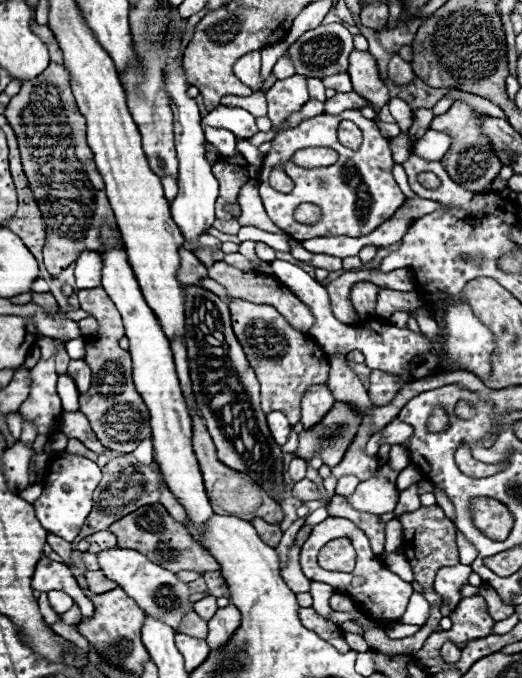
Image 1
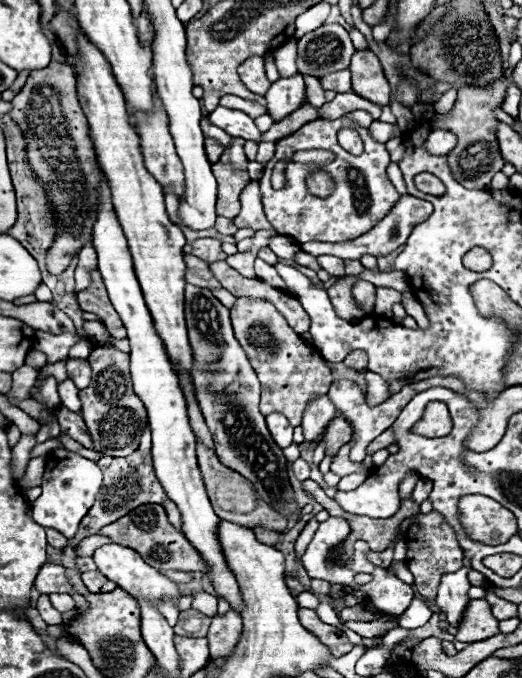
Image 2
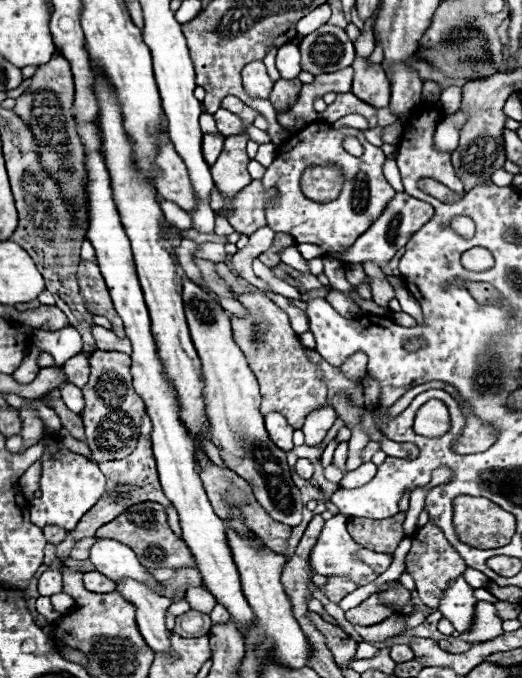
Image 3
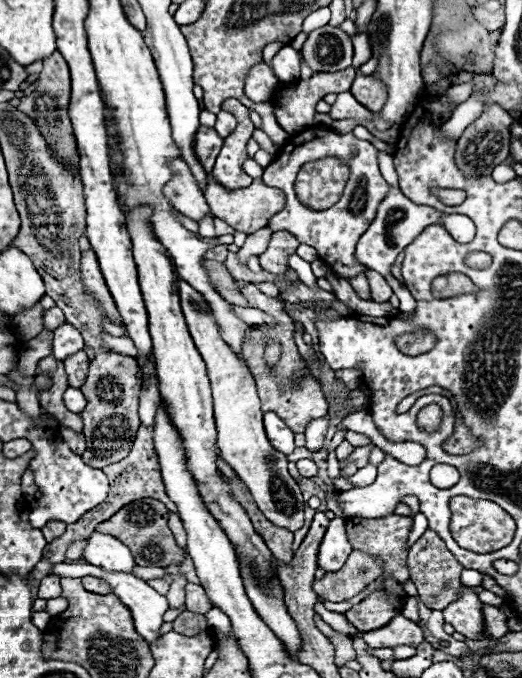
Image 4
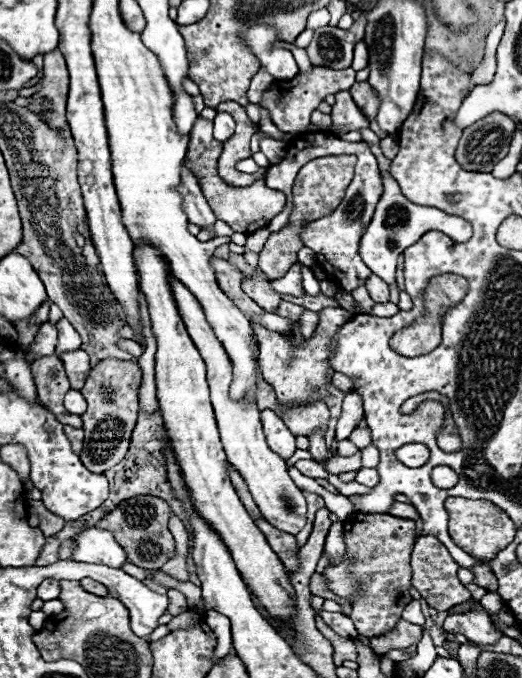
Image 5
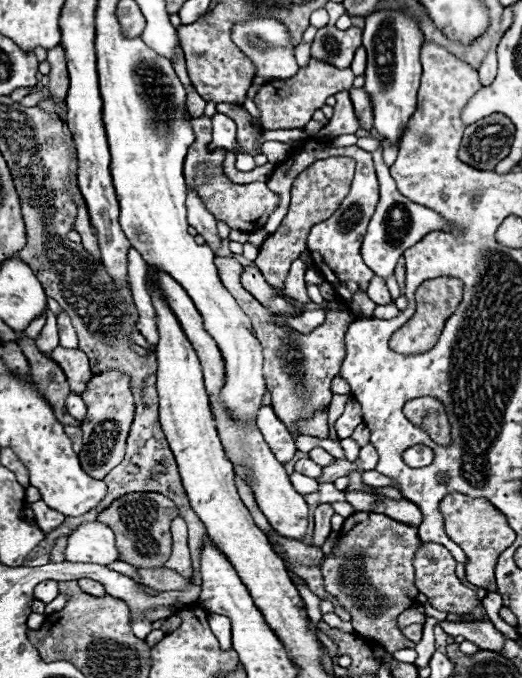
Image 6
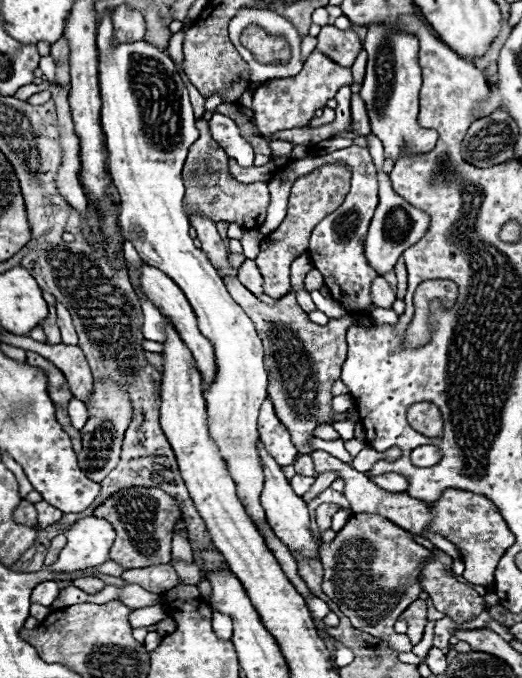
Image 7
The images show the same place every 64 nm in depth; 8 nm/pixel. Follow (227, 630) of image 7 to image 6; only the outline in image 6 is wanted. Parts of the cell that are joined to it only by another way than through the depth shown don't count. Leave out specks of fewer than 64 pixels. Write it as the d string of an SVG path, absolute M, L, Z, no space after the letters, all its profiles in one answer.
M210 614L208 622L210 622L214 636L220 640L220 646L224 650L228 650L232 646L232 642L230 642L230 620L226 616L220 616L220 614Z

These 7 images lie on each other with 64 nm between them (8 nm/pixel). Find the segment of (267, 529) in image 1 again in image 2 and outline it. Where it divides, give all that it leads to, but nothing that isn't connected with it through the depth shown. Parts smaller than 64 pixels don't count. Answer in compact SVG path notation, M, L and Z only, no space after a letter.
M256 528L254 532L256 532L258 540L262 540L262 544L270 544L270 546L276 546L280 542L280 538L282 538L280 534L276 534L272 530L264 530L264 528Z

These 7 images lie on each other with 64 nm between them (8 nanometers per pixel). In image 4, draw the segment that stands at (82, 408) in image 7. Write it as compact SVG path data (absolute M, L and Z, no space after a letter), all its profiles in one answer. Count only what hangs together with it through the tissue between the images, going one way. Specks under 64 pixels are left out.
M68 388L64 392L64 404L66 404L66 408L70 412L78 412L80 414L82 408L86 406L86 398L82 396L82 392L78 388Z

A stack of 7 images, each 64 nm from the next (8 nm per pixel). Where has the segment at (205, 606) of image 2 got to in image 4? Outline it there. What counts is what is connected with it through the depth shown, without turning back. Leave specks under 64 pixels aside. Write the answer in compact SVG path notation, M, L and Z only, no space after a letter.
M186 584L186 586L184 586L184 590L186 590L186 608L188 608L190 612L206 614L206 612L212 608L212 604L210 604L210 600L206 598L206 594L204 594L204 588L202 588L202 586Z

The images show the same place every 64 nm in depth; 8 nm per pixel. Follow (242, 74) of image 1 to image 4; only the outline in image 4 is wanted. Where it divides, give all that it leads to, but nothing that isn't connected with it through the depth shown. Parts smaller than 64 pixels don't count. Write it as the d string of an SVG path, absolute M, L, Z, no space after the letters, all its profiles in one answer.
M260 62L252 66L246 78L246 96L254 102L266 102L274 92L276 84L278 84L278 78L272 74L272 70L264 62Z

